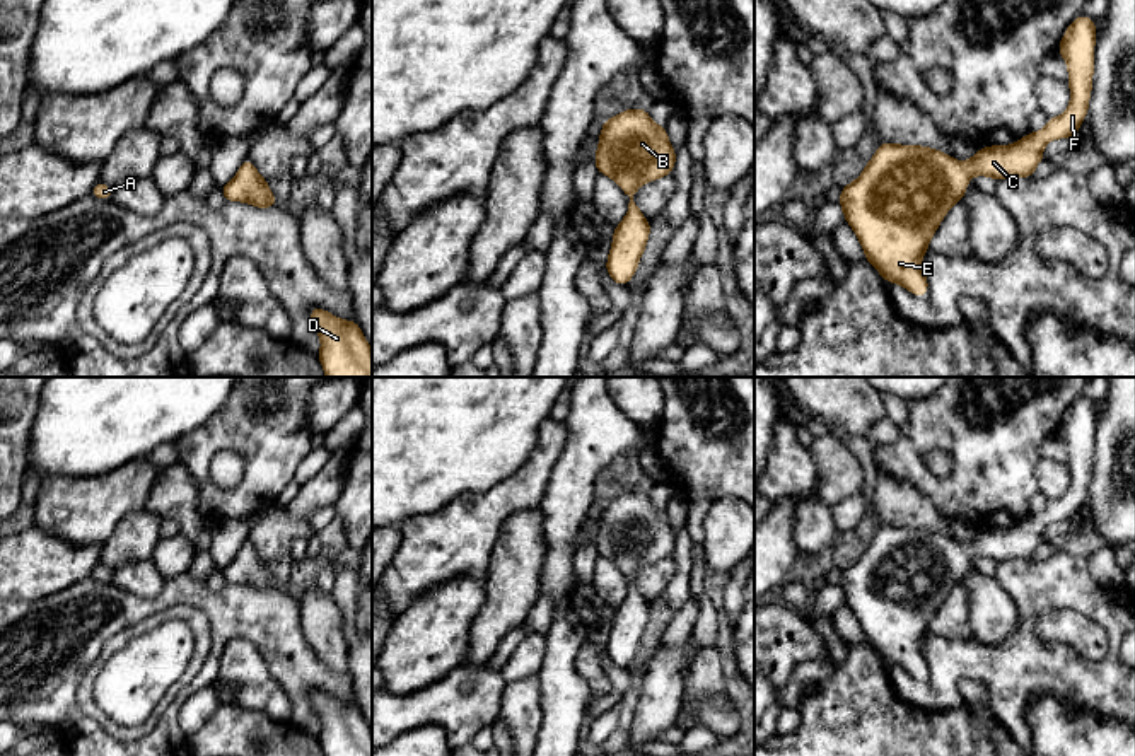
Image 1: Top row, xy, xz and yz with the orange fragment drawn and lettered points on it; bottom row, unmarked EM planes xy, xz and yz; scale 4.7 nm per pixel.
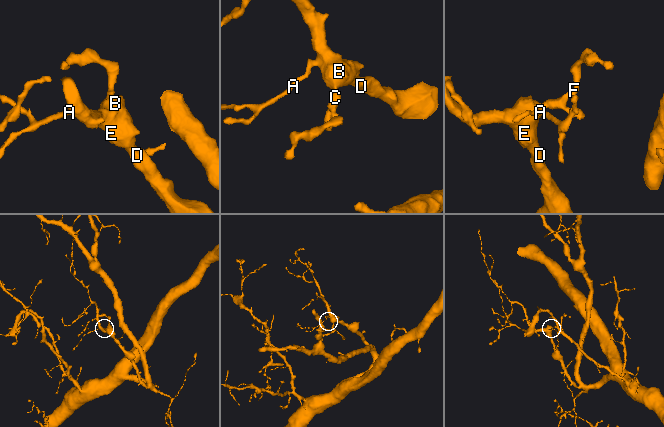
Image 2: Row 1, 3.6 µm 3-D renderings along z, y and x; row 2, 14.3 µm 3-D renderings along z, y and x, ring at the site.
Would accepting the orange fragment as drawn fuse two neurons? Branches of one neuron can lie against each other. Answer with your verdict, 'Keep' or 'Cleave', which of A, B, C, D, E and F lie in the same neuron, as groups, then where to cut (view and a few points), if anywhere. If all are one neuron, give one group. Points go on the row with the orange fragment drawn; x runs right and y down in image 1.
Keep. Groups: A B C D E F. No split

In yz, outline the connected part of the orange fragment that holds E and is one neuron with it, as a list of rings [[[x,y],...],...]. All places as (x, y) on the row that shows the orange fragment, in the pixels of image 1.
[[[1082,14],[1067,27],[1056,49],[1068,70],[1070,104],[1067,111],[1048,118],[1043,130],[1029,131],[1010,145],[978,148],[973,159],[957,162],[949,154],[923,145],[879,143],[862,174],[841,188],[838,203],[843,218],[862,244],[865,261],[879,271],[884,282],[898,283],[917,297],[927,295],[928,280],[922,268],[923,254],[946,213],[954,203],[963,201],[969,179],[973,176],[988,176],[993,181],[1034,177],[1034,169],[1045,159],[1045,145],[1079,133],[1092,92],[1094,46],[1096,22]]]

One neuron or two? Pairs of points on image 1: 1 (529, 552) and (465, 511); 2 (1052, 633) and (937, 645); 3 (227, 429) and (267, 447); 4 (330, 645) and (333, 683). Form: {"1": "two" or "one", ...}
{"1": "two", "2": "two", "3": "one", "4": "two"}

